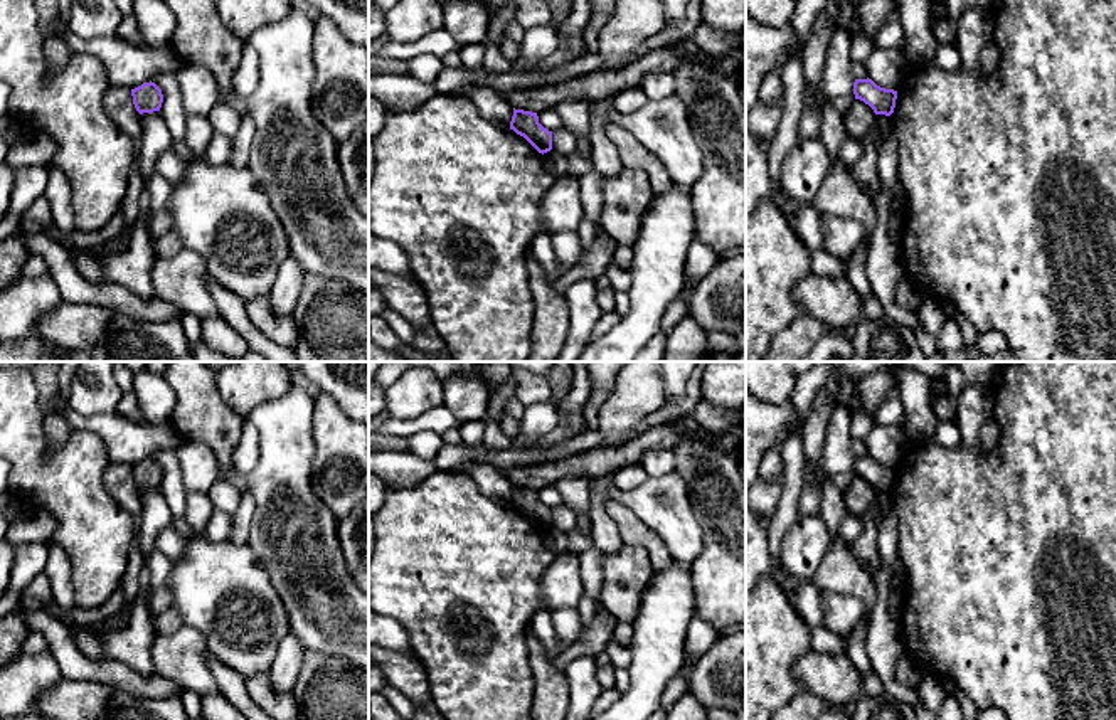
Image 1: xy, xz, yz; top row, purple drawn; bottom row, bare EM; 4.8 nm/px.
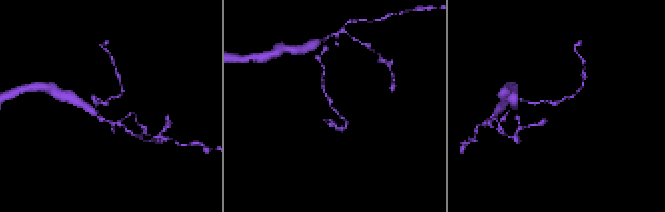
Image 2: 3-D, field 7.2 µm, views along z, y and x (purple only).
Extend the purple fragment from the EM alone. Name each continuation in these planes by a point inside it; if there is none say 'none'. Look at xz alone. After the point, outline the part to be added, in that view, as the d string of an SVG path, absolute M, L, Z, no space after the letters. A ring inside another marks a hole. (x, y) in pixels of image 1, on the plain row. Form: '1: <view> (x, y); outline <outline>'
none

